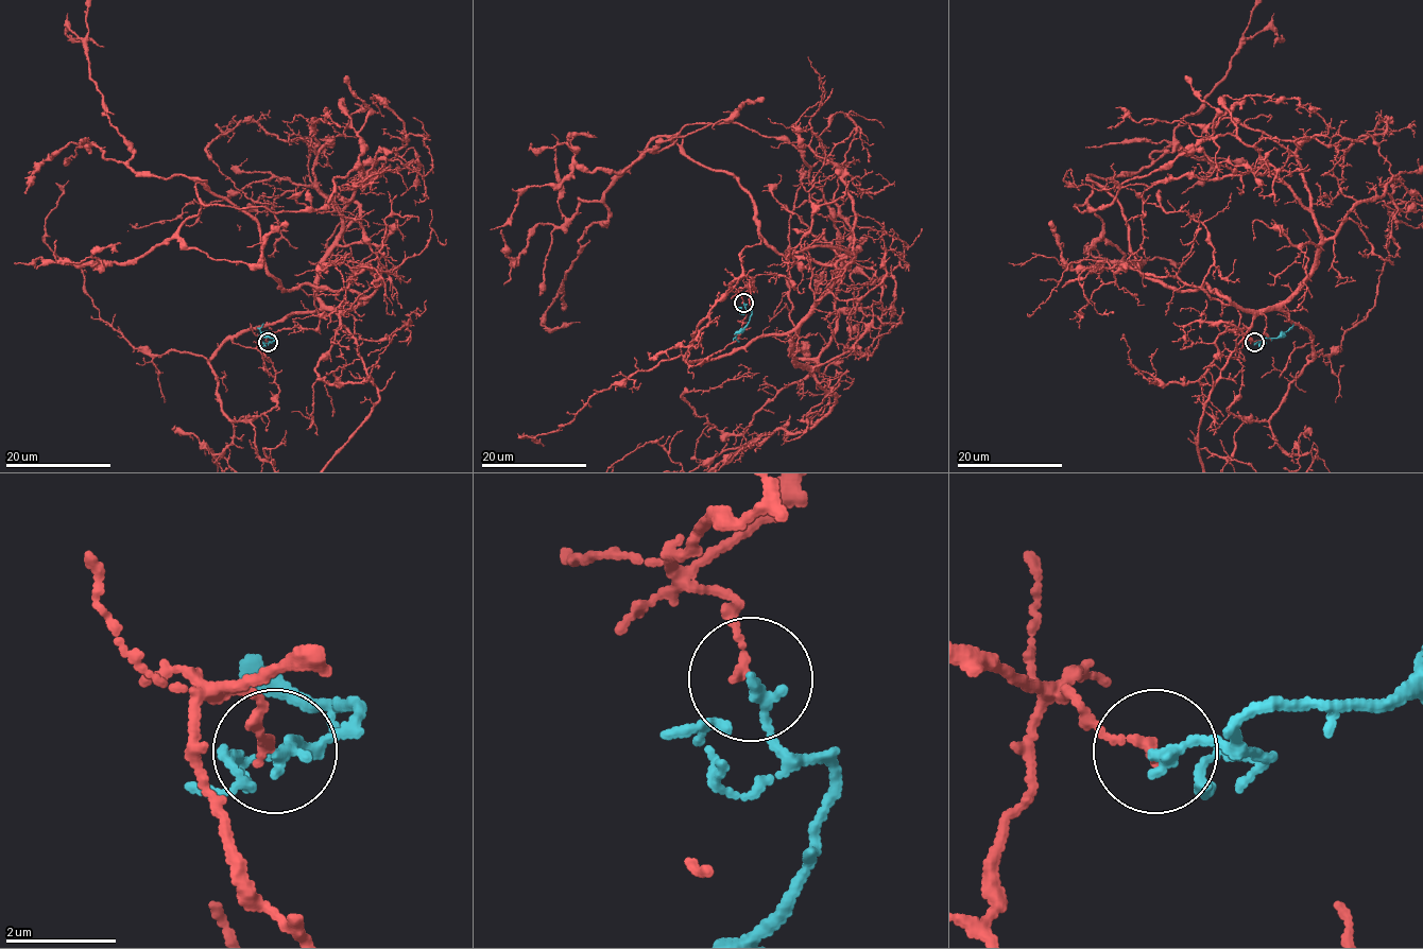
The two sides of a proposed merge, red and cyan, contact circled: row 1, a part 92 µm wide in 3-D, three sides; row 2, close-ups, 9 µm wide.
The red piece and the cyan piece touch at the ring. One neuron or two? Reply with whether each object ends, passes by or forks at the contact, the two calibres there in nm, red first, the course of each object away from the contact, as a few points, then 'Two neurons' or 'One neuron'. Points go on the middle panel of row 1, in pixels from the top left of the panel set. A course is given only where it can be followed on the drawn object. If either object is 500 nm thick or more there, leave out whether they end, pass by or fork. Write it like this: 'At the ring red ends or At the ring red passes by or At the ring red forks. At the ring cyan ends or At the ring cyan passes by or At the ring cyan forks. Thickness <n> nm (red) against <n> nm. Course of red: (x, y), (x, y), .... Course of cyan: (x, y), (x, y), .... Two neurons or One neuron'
At the ring red ends. At the ring cyan ends. Thickness 160 nm (red) against 240 nm. Course of cyan: (743, 304), (752, 314), (736, 335), (738, 342). Two neurons

